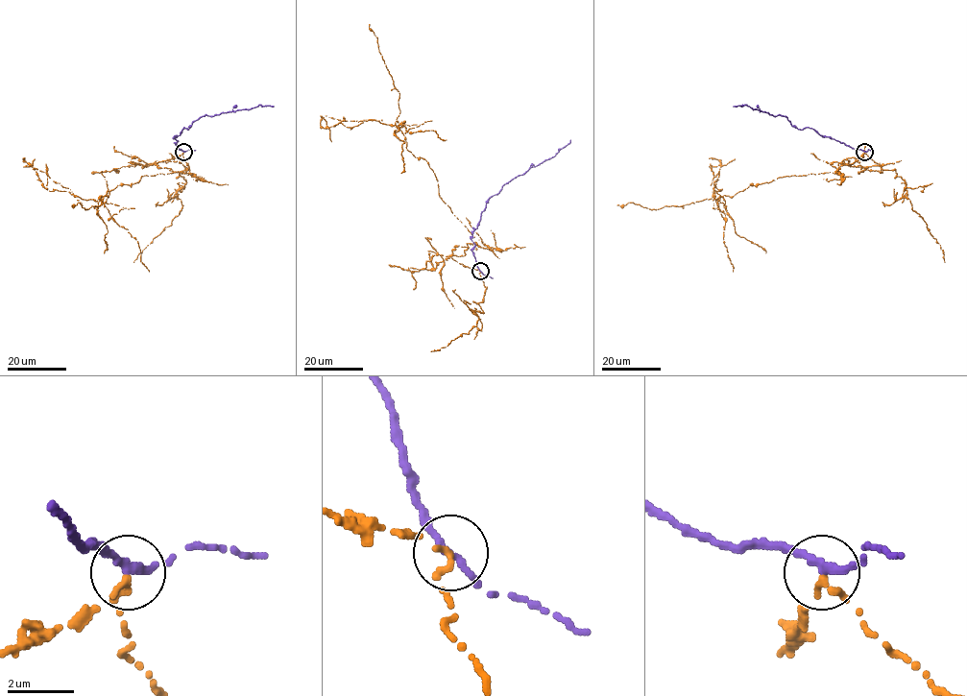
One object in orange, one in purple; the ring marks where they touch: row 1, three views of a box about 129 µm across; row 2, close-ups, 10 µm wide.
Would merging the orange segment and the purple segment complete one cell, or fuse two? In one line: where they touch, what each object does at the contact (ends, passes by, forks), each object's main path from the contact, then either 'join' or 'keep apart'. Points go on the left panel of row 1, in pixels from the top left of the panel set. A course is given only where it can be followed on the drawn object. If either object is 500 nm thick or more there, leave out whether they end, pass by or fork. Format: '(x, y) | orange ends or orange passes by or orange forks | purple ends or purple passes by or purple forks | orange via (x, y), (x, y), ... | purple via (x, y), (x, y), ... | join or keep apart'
(183, 152) | orange ends | purple passes by | orange via (183, 152), (154, 164), (178, 172), (142, 176), (97, 201), (49, 191), (26, 166), (45, 172), (46, 185) | purple via (183, 152), (174, 137), (205, 115), (259, 105), (274, 106) | keep apart

